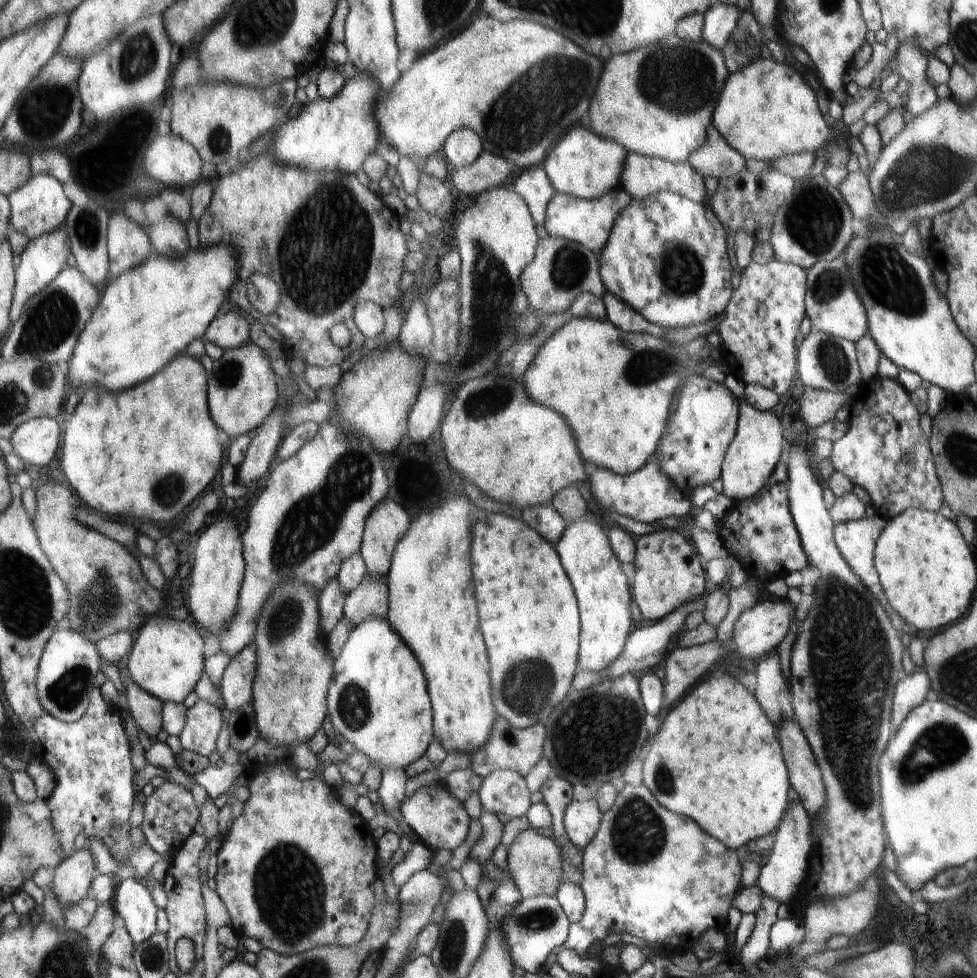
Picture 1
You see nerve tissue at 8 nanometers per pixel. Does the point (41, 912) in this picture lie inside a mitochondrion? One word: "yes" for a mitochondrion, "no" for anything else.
no

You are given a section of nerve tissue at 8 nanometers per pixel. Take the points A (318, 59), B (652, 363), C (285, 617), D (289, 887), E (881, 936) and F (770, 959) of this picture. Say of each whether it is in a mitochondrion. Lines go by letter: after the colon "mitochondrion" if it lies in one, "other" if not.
A: other
B: mitochondrion
C: mitochondrion
D: mitochondrion
E: other
F: other

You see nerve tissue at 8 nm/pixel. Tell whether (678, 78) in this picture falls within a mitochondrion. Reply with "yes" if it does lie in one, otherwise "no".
yes

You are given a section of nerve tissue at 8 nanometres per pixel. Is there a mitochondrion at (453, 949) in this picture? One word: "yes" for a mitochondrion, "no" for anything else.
yes

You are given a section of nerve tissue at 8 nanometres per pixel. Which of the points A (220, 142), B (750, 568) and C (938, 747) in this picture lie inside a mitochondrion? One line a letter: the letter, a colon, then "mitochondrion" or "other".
A: mitochondrion
B: other
C: mitochondrion

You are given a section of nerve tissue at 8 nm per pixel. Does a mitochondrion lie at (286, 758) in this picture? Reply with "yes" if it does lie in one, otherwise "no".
no

